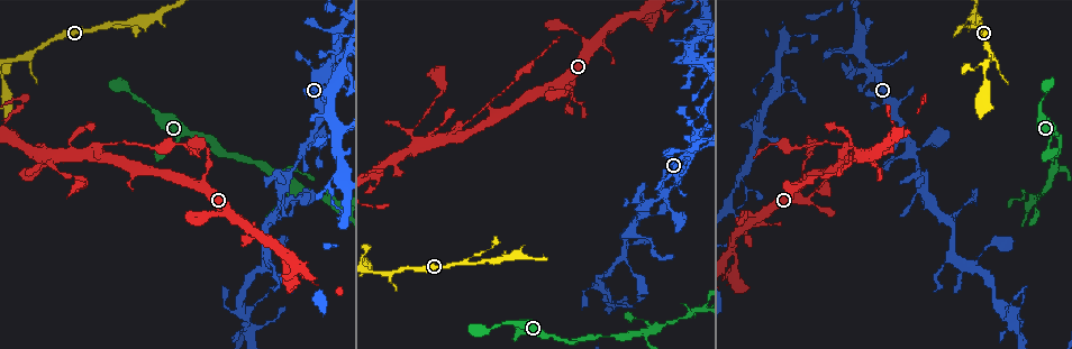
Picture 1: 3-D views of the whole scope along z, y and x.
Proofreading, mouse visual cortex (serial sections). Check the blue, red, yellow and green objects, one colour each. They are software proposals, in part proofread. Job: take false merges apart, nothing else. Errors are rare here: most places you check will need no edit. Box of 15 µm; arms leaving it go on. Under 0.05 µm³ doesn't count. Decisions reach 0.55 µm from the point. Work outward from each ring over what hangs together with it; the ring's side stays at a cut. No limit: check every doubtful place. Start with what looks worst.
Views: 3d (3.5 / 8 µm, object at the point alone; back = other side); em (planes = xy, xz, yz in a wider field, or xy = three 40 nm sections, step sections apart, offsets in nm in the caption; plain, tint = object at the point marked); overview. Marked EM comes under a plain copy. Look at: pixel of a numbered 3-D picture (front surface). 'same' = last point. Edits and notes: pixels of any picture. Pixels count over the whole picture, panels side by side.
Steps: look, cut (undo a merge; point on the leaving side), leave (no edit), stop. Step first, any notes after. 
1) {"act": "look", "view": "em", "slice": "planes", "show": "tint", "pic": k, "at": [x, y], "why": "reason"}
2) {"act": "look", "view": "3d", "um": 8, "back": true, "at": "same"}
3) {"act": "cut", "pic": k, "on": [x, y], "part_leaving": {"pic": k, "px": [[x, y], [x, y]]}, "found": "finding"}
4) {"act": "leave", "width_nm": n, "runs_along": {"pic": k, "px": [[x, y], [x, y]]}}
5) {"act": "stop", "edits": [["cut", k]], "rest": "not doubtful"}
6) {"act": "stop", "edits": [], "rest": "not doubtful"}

{"act": "look", "view": "em", "slice": "xy", "step": 2, "show": "tint", "pic": 1, "at": [1032, 201], "why": "three arms meet"}

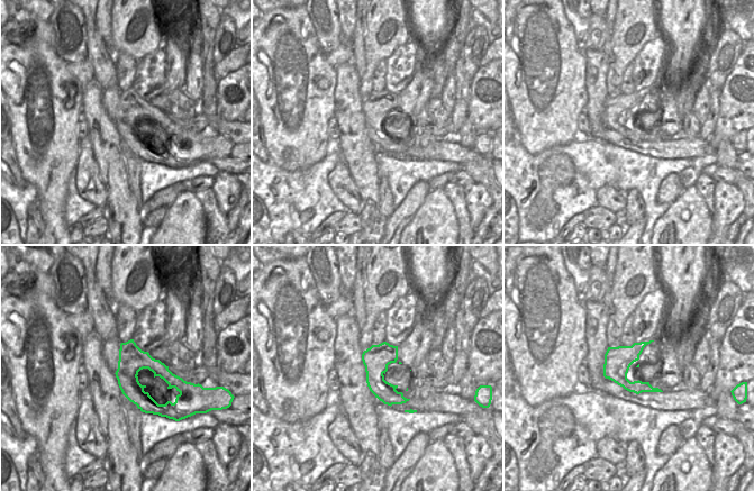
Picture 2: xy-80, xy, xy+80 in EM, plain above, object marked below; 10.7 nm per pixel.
{"act": "look", "view": "3d", "um": 3.5, "at": "same"}

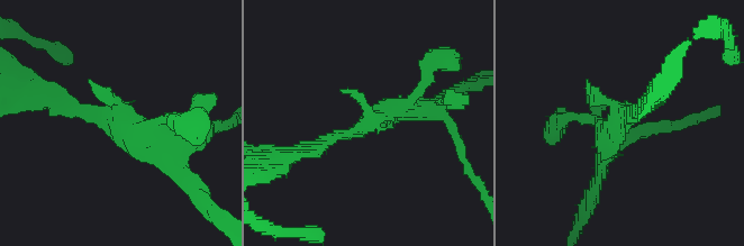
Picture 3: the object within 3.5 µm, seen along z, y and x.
{"act": "leave", "runs_along": {"pic": 3, "px": [[291, 156], [388, 105], [415, 110]]}, "found": "all the same cell"}

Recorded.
{"act": "look", "view": "3d", "um": 8, "pic": 1, "at": [101, 154], "why": "thin arm on a thick one"}

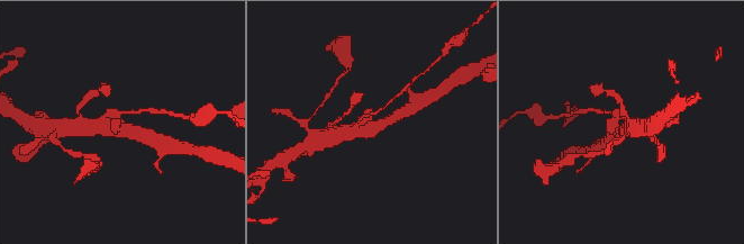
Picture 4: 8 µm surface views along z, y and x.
{"act": "look", "view": "3d", "um": 3.5, "back": true, "pic": 4, "at": [119, 125], "why": "closer look"}

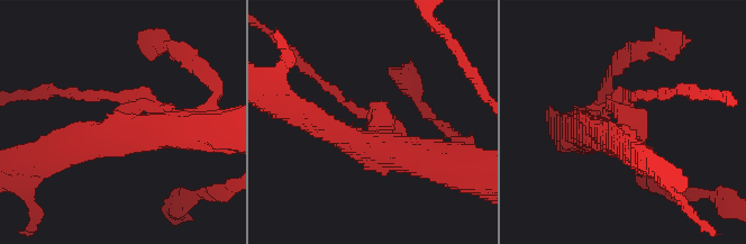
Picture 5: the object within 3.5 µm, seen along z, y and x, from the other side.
{"act": "look", "view": "em", "slice": "xy", "step": 1, "show": "tint", "pic": 5, "at": [371, 144], "arms": 3, "arm_widths_nm": [150, 350, 500]}

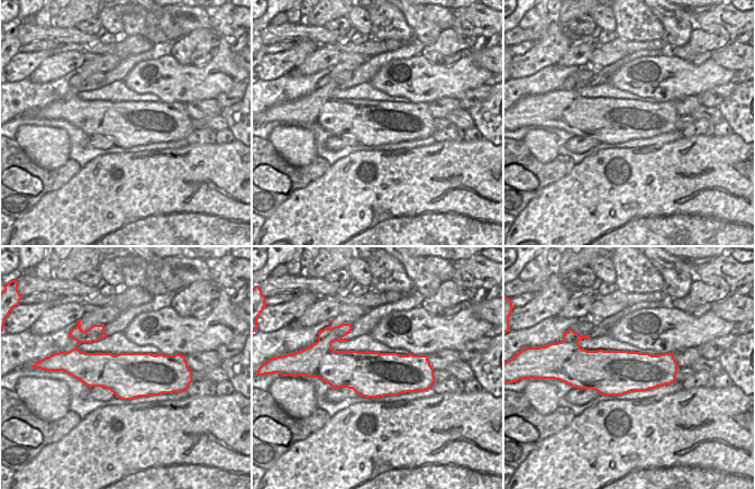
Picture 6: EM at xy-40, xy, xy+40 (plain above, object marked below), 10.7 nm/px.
{"act": "leave", "runs_along": {"pic": 5, "px": [[305, 117], [343, 137], [443, 163]]}, "found": "one cell here"}

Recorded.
{"act": "look", "view": "3d", "um": 3.5, "pic": 1, "at": [106, 25]}

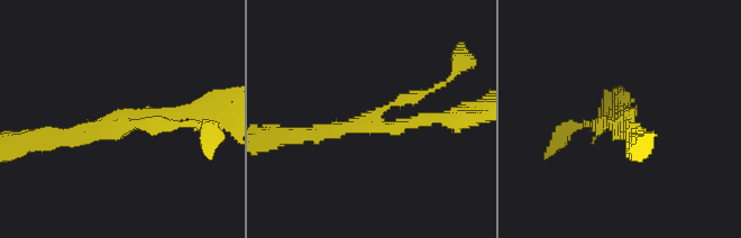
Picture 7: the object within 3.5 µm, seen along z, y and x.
{"act": "look", "view": "em", "slice": "xy", "step": 1, "show": "tint", "pic": 7, "at": [624, 122]}

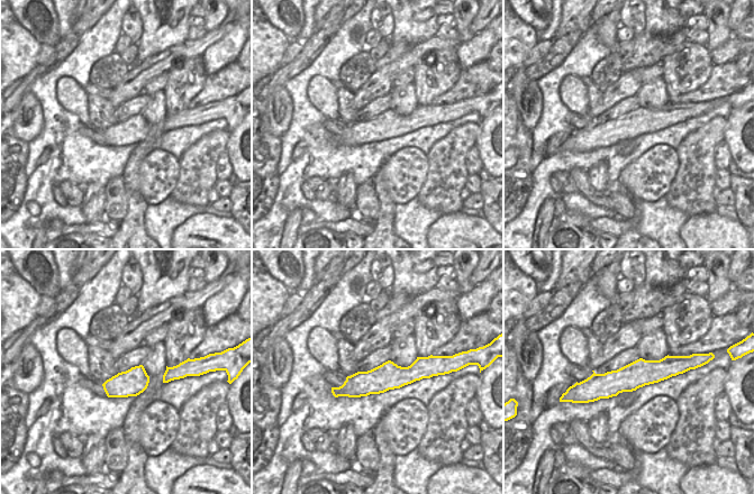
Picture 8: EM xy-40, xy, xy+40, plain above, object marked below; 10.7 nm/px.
{"act": "look", "view": "em", "slice": "planes", "show": "tint", "at": "same", "why": "cut it another way"}

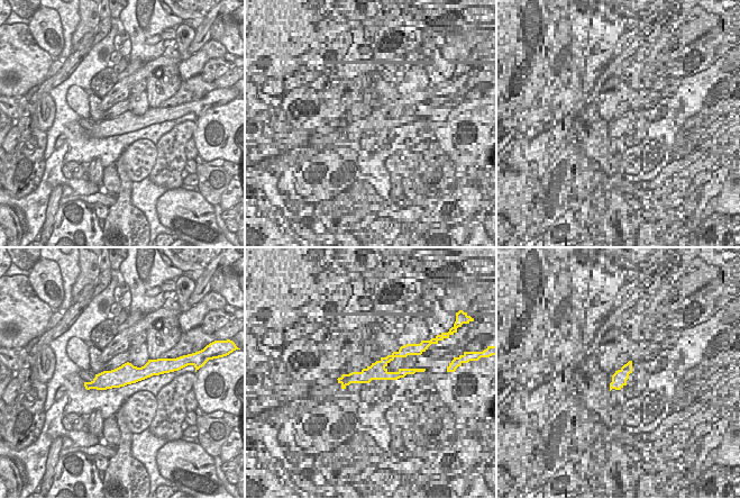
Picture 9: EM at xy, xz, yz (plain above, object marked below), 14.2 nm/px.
{"act": "leave", "runs_along": {"pic": 7, "px": [[48, 136], [152, 112], [193, 116]]}, "found": "one cell here"}

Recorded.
{"act": "stop", "edits": [], "rest": "not doubtful"}

